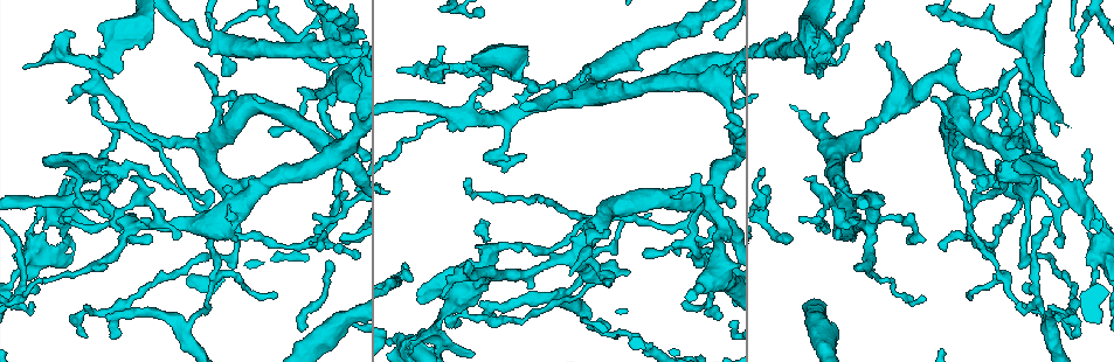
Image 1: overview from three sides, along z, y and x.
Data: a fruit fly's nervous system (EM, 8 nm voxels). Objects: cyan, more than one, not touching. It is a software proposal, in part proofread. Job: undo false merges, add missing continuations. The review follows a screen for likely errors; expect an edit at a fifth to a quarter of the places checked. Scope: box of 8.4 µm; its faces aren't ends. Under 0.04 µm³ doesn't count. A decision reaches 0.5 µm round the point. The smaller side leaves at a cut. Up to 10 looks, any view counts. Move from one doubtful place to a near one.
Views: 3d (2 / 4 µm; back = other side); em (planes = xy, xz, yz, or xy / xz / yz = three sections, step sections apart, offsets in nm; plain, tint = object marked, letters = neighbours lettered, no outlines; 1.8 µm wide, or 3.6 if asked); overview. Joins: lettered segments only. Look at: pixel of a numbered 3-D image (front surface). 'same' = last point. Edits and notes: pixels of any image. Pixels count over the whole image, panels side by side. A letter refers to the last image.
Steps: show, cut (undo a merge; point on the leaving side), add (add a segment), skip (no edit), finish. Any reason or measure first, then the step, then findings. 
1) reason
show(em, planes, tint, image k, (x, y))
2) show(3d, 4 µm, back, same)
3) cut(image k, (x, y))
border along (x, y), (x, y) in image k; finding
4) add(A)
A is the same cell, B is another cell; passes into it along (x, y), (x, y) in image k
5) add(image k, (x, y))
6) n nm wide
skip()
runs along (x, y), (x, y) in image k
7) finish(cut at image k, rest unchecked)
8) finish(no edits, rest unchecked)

an open end
show(3d, 4 µm, back, image 1, (487, 80))

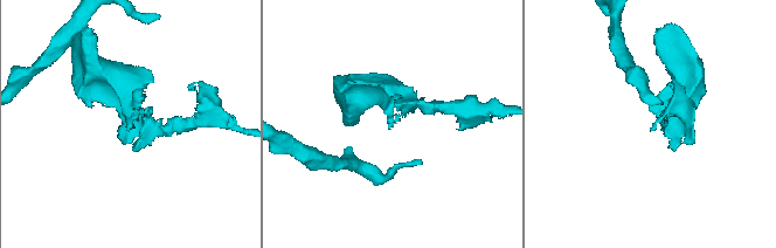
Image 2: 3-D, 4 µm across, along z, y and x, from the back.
shape alone is not enough
show(em, 3.6 µm, planes, letters, image 2, (130, 128))

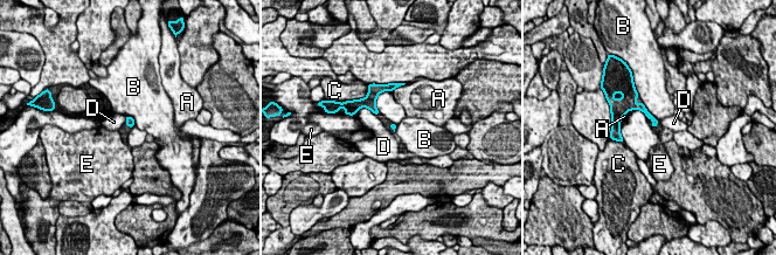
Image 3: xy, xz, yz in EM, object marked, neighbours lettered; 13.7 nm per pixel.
B touches over 360 nm
skip()
A, B, C, D and E are other cells; border along (357, 111), (368, 108), (375, 115) in image 3; no lettered segment goes on from it

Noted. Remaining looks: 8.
thin end
show(3d, 4 µm, image 1, (94, 96))

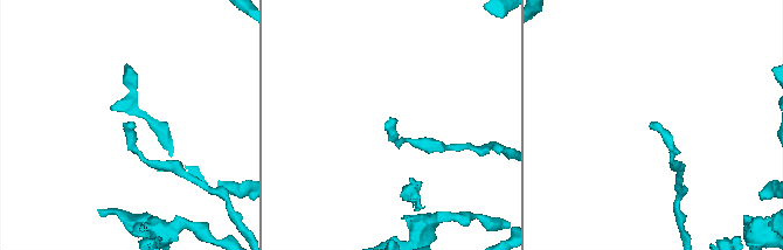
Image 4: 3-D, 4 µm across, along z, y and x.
need the tissue
show(em, yz, step 16, tint, image 4, (134, 123))

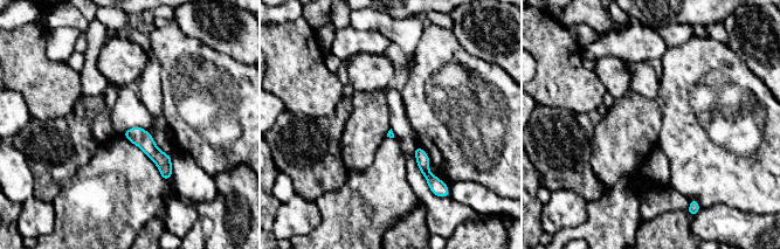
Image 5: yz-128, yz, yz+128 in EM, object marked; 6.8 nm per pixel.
show(em, xz, step 4, letters, same)

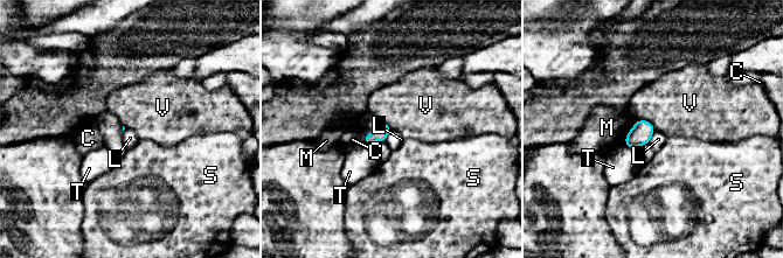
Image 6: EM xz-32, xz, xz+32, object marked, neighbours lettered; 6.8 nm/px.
skip()
C, L, M, S, T and V are other cells; no lettered segment goes on from it

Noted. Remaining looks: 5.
arms part here
show(em, 3.6 µm, planes, tint, image 1, (243, 199))

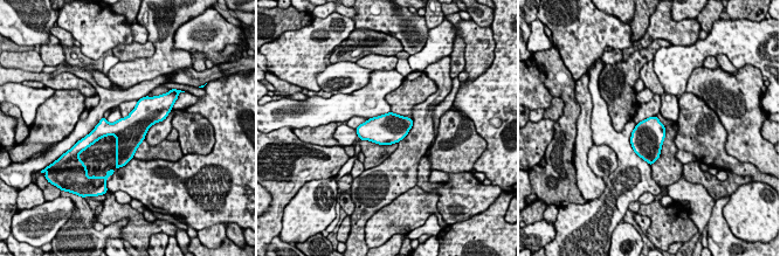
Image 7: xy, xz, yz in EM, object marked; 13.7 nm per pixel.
show(em, 3.6 µm, planes, letters, same)

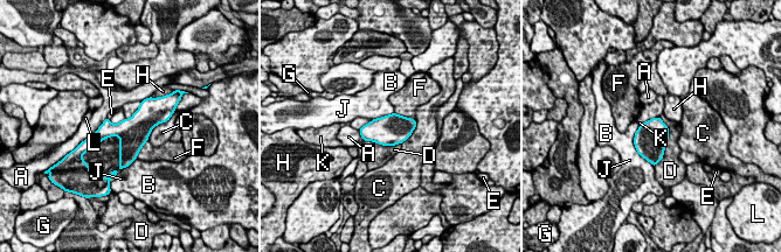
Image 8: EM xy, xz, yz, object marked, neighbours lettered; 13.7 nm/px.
D touches over 700 nm
skip()
A, B, C, D, E, F, G, H, J, K and L are other cells; border along (140, 103), (139, 107), (126, 119) in image 8; one neuron here

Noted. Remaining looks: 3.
calibre changes
show(3d, 2 µm, image 1, (220, 42))

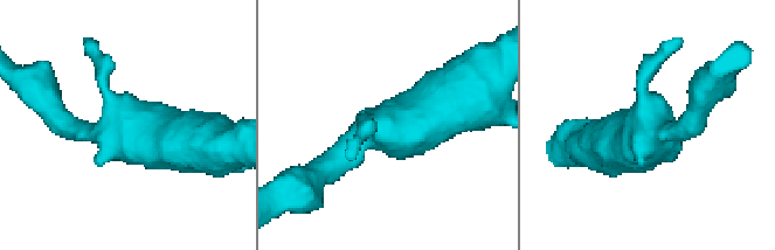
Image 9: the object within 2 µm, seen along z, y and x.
show(em, 3.6 µm, planes, letters, image 9, (132, 133))

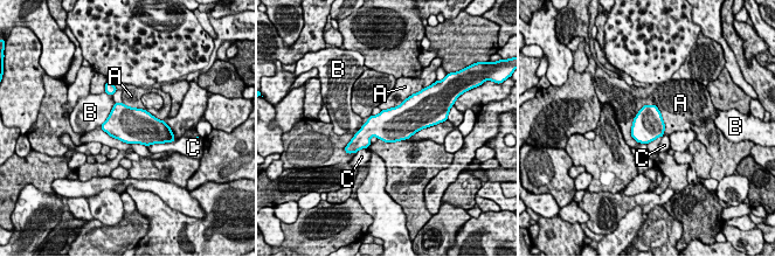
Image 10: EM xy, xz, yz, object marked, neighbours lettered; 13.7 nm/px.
skip()
A, B and C are other cells; continuous, no second neuron

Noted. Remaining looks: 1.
finish(no edits, rest unchecked)

